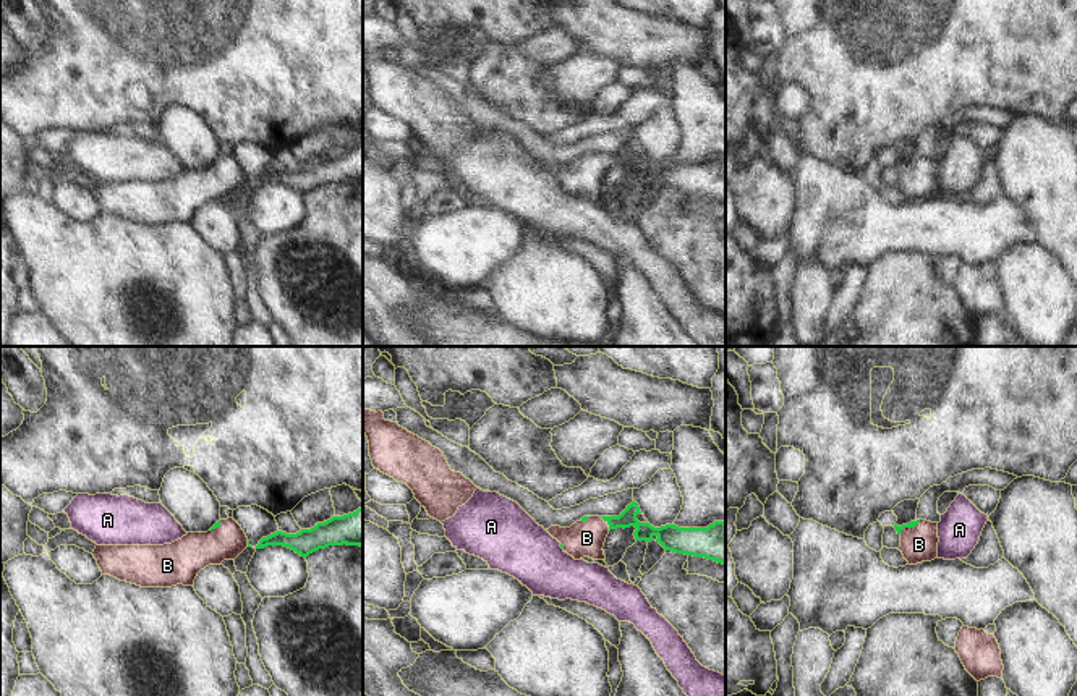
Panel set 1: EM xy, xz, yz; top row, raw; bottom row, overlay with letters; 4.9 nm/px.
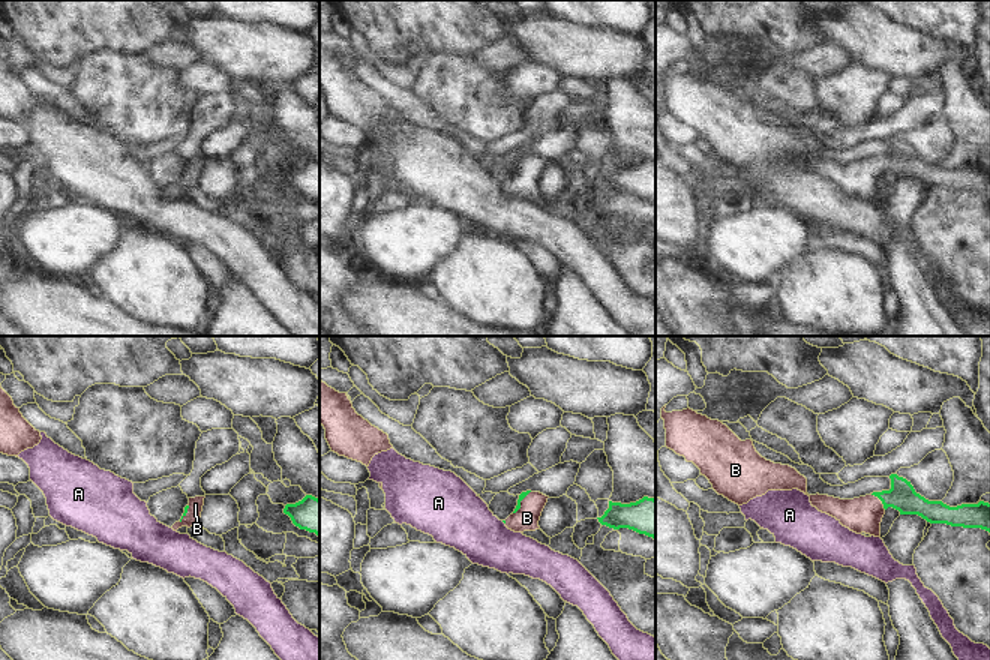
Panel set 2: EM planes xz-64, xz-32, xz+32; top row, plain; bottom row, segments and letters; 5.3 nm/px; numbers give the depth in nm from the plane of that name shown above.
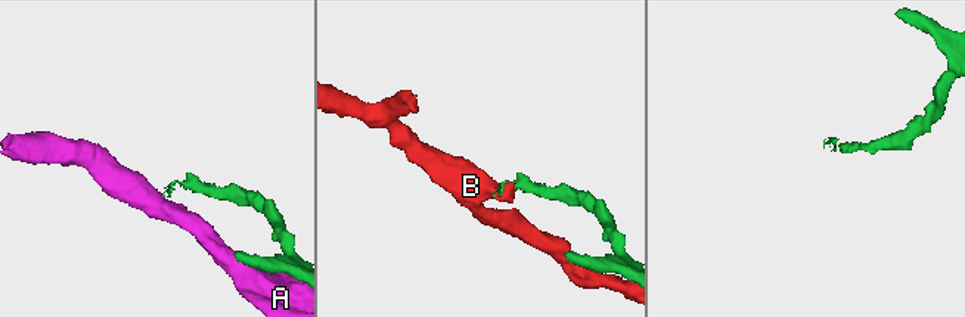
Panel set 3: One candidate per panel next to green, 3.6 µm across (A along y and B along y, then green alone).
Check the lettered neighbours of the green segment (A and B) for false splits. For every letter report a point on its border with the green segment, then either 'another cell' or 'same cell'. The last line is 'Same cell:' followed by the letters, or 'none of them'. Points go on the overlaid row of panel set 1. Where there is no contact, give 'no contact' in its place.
A: meets green in xz at (561, 546); another cell
B: meets green in xz at (608, 523); same cell
Same cell: B

